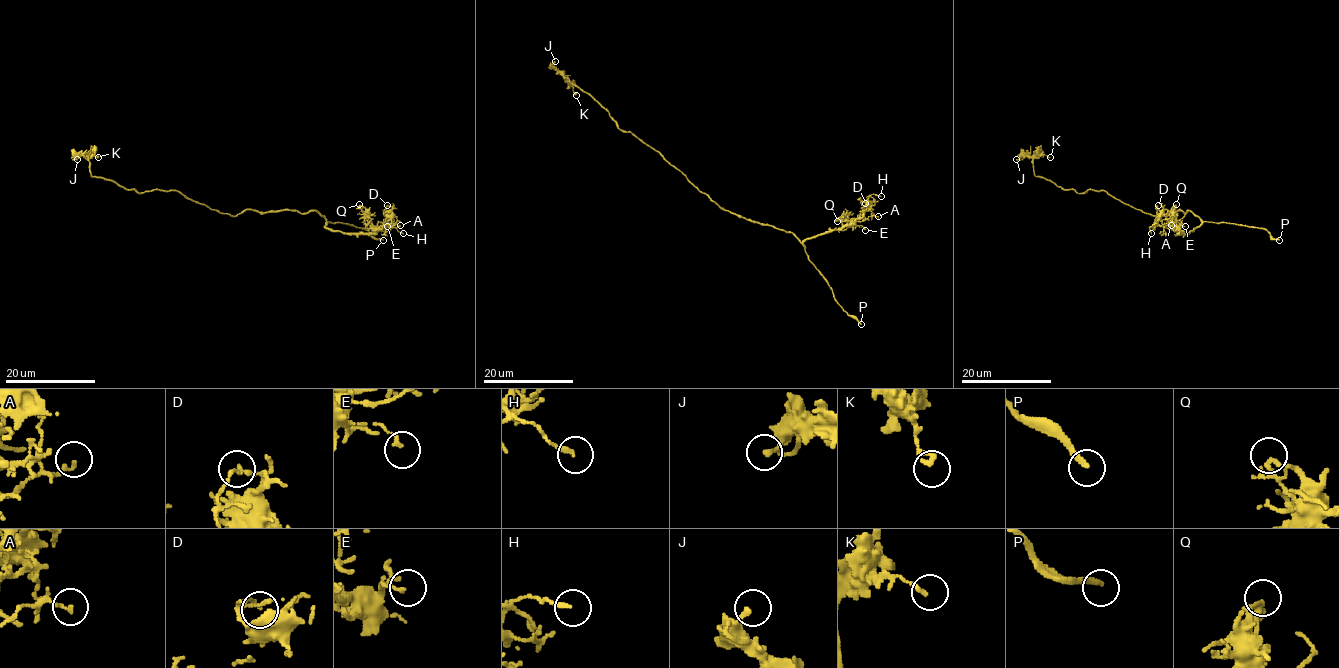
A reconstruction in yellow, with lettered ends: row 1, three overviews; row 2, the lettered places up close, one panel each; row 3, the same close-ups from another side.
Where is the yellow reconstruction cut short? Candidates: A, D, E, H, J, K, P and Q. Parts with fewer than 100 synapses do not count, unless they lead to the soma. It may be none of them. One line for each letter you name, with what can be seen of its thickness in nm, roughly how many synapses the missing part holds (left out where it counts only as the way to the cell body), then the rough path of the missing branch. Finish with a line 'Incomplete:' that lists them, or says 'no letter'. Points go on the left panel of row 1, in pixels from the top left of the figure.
P: calibre 240 nm
Incomplete: P

